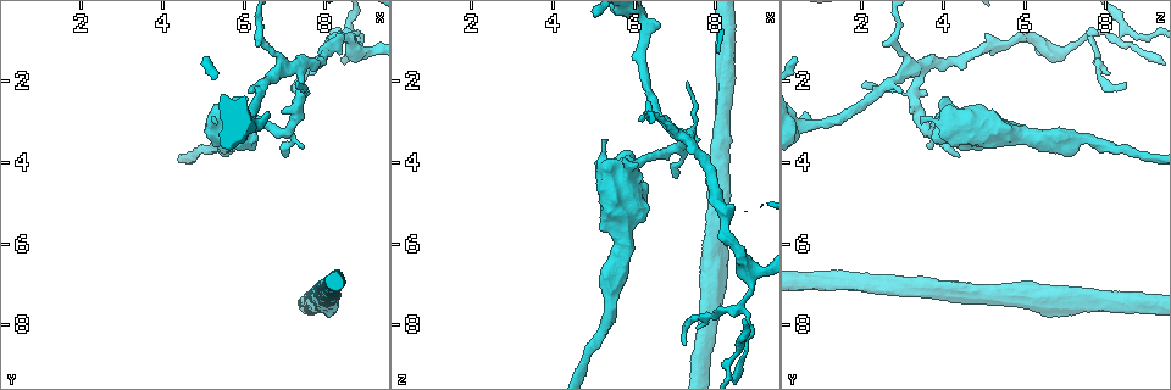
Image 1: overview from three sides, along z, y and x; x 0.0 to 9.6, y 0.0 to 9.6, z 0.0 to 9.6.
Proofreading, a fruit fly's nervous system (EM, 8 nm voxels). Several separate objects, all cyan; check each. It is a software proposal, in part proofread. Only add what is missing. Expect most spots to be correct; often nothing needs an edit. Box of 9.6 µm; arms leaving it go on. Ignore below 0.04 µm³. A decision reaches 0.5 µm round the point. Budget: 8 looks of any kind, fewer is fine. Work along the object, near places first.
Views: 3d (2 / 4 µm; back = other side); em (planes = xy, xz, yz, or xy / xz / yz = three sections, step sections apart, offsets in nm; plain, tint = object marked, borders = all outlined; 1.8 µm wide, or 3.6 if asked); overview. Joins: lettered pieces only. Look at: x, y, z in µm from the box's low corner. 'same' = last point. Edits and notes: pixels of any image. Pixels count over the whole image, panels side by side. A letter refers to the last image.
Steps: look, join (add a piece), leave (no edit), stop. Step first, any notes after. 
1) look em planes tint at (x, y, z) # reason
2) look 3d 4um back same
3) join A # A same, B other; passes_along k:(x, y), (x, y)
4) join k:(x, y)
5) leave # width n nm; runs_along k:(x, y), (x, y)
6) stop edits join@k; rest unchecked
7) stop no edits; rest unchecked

look 3d 4um at (7.05, 3.80, 4.40)

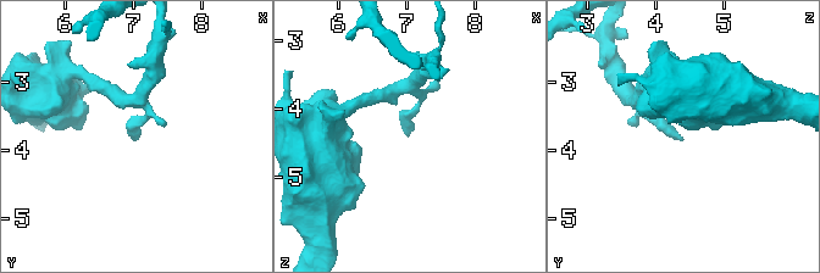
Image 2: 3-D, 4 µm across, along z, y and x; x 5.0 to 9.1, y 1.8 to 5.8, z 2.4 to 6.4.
look em yz step 8 borders at (7.05, 3.90, 4.40)

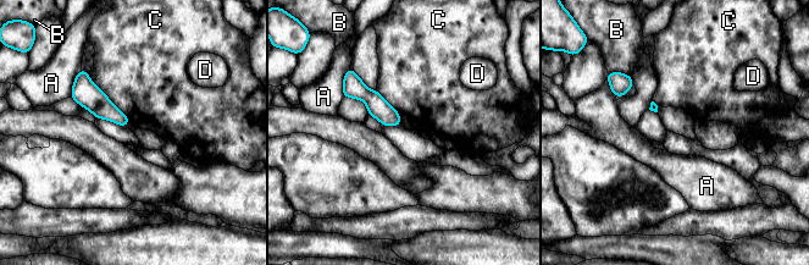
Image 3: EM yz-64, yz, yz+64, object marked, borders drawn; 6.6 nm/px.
leave # longest_contact C 440 nm; A other, B other, C other, D other; runs_along 3:(348, 86), (367, 95), (397, 122); no lettered piece goes on from it

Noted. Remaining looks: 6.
look 3d 4um at (7.40, 1.85, 3.35) # arms run side by side

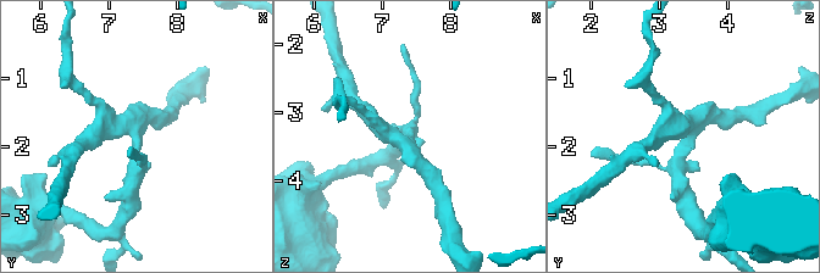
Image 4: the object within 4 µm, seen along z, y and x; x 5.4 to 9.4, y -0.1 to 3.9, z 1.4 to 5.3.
look em planes tint at (7.45, 1.90, 3.40)

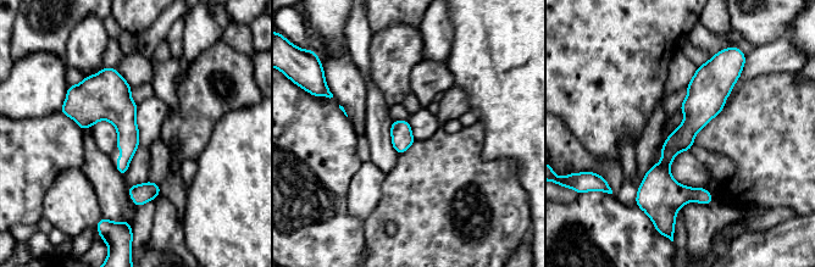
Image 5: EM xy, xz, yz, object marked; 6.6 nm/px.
look em planes borders same

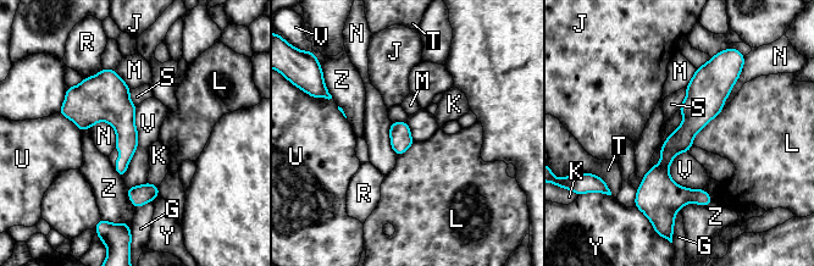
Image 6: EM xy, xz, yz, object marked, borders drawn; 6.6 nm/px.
leave # width 140 nm; G other, J other, K other, L other, M other, N other, R other, S other, T other, U other, V other, Y other, Z other; border 6:(677, 153), (669, 176), (713, 201); none of them fits

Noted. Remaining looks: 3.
look 3d 2um at (8.55, 0.75, 8.45)

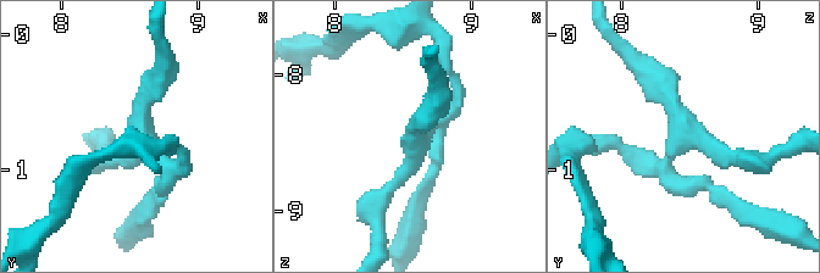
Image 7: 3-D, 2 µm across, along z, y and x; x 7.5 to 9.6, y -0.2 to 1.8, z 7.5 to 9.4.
look em xz step 16 tint at (8.56, 0.74, 8.48)

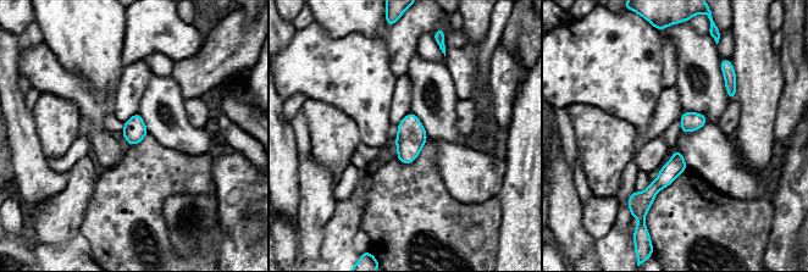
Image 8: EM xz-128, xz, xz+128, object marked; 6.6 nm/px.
look em xz step 16 borders same

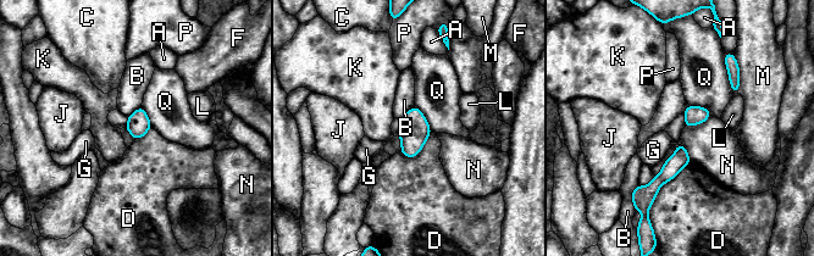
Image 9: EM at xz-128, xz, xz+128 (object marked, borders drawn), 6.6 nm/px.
leave # width 80 nm; A other, B other, C other, D other, F other, G other, J other, K other, L other, M other, N other, P other, Q other; no lettered piece goes on from it

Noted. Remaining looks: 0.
stop no edits; rest unchecked

